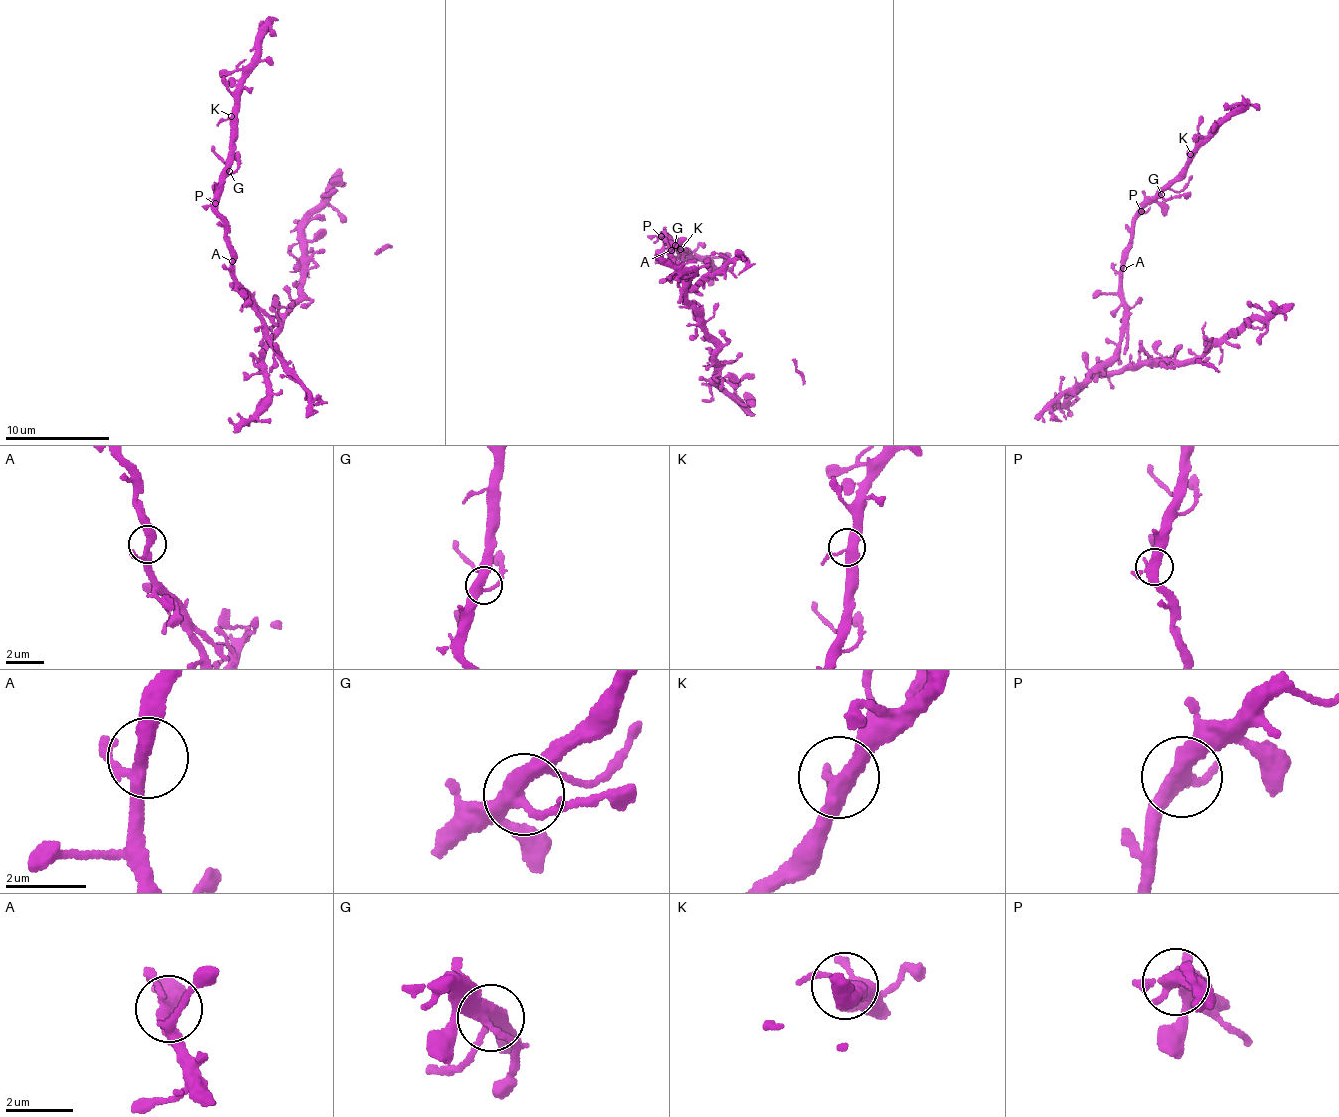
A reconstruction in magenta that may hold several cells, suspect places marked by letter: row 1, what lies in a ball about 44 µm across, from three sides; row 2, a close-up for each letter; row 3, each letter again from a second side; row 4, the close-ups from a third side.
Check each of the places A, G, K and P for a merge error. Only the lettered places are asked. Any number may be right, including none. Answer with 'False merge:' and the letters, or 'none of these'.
False merge: none of these

